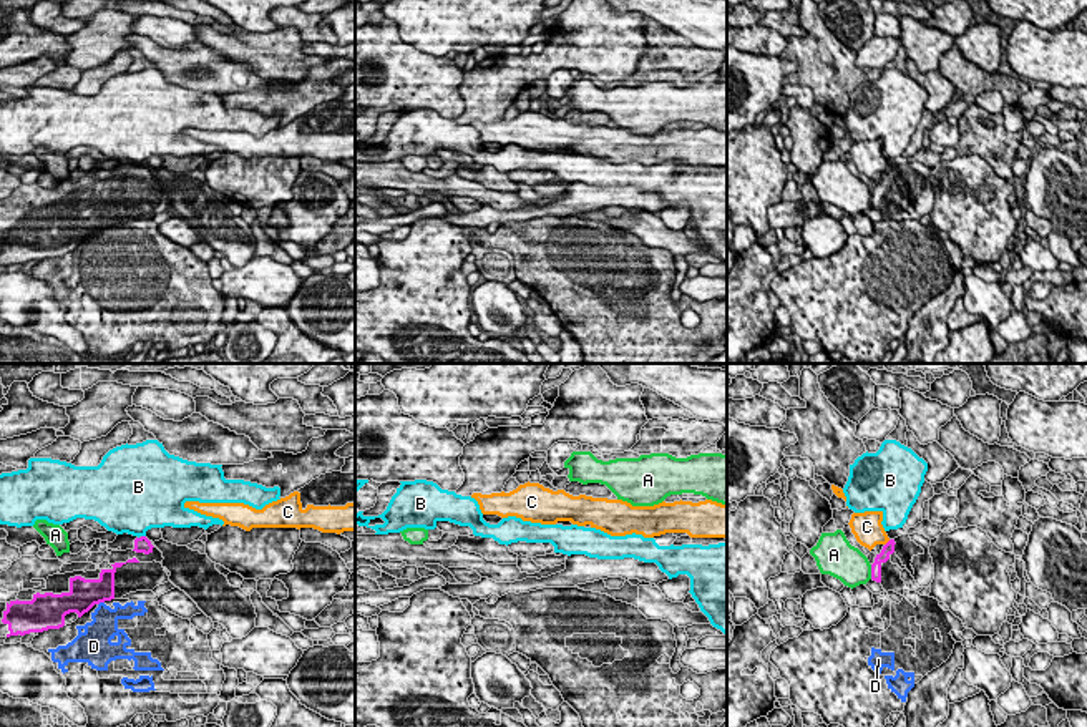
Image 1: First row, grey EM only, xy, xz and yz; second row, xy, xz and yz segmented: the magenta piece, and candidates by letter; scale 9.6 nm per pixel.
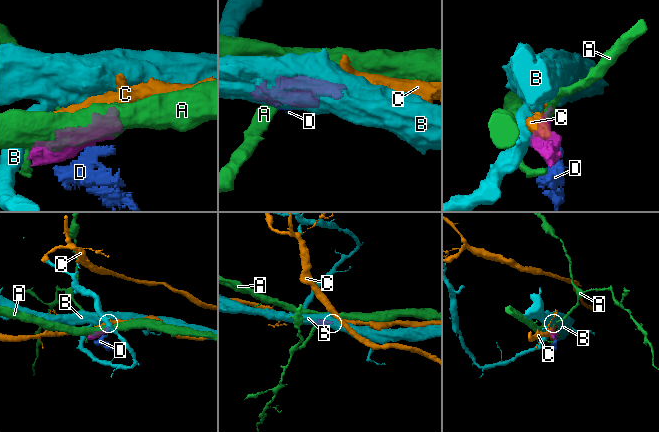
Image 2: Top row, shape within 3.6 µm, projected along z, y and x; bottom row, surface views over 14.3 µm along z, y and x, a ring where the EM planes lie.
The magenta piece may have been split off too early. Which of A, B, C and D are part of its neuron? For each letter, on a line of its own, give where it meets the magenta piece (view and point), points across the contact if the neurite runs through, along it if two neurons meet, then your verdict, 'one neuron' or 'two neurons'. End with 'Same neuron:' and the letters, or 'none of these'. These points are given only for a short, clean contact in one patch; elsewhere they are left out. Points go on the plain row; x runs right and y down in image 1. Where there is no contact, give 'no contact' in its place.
A: yz (872, 200) | two neurons
B: xy (143, 165) | along xy (141, 163), (145, 165) | two neurons
C: yz (887, 171) | two neurons
D: xy (100, 229) | along xy (103, 229), (98, 233) | two neurons
Same neuron: none of these

